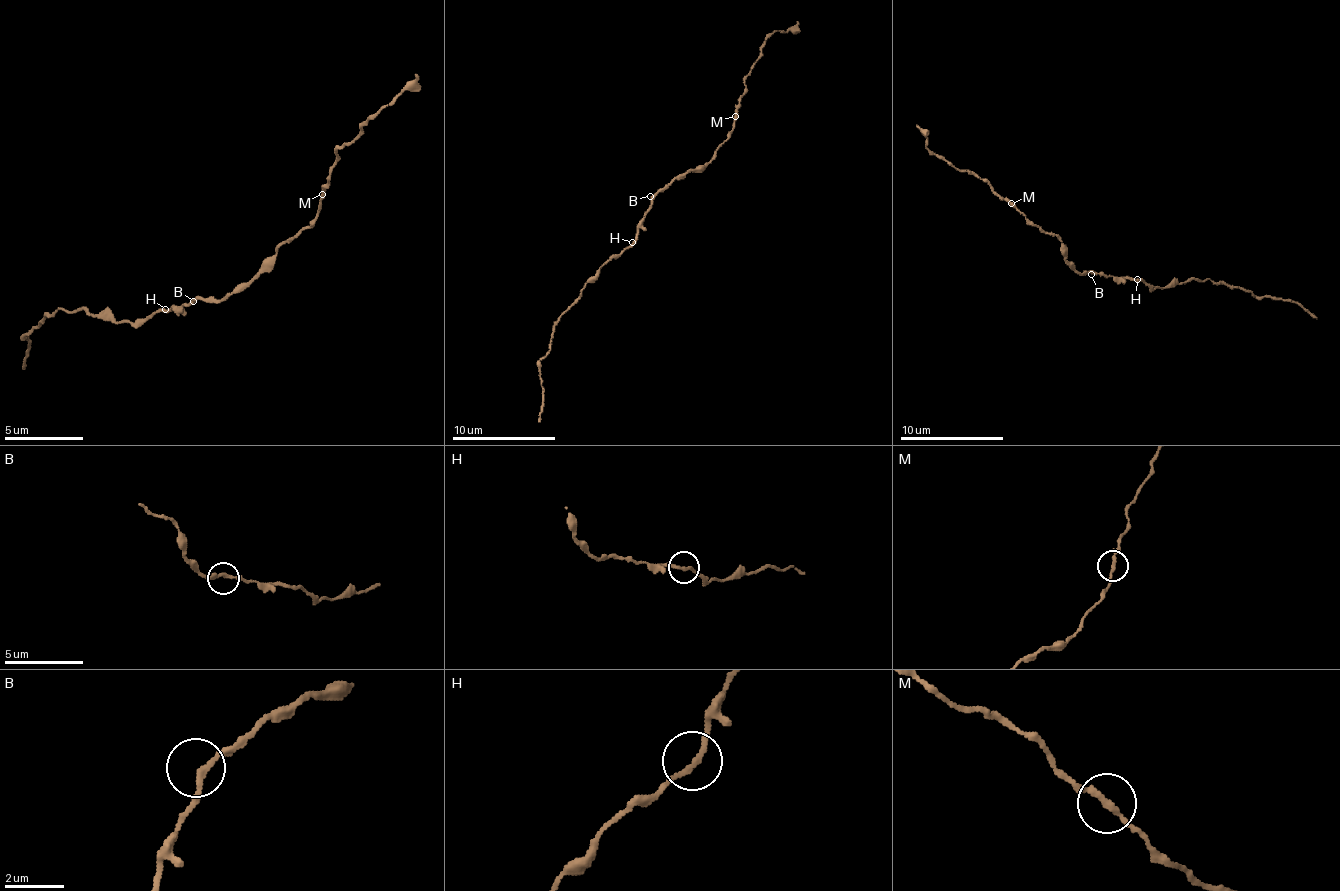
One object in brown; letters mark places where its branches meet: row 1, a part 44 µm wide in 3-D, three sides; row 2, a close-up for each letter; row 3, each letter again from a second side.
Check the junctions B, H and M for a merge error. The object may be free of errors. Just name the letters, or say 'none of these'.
none of these

